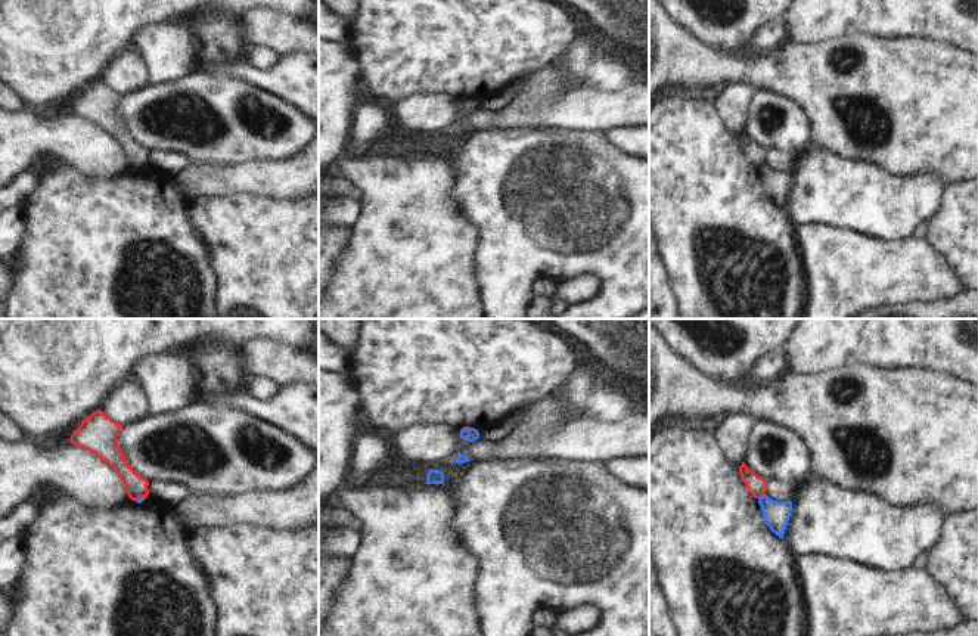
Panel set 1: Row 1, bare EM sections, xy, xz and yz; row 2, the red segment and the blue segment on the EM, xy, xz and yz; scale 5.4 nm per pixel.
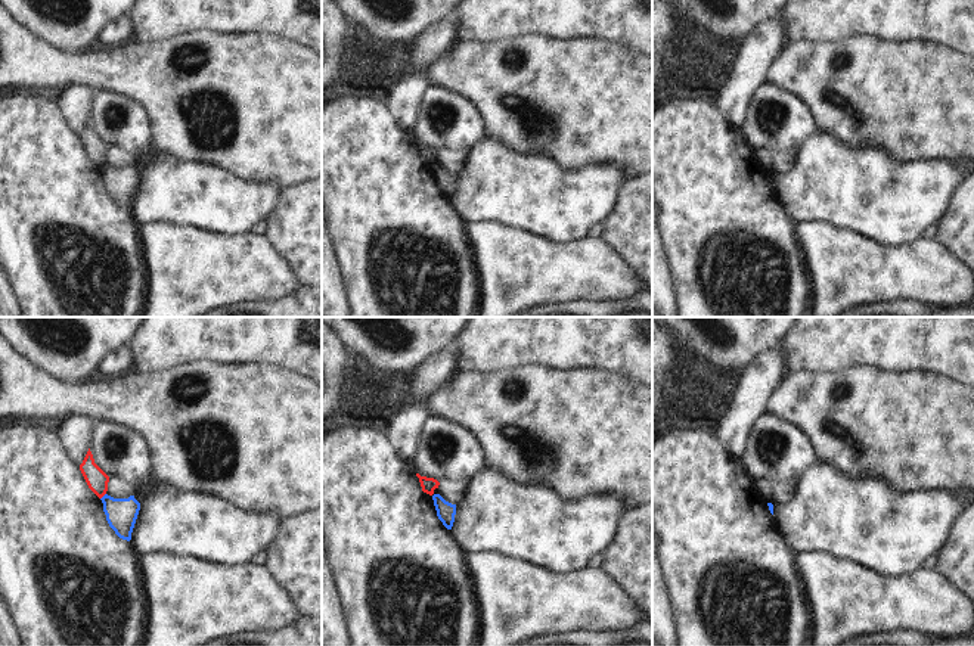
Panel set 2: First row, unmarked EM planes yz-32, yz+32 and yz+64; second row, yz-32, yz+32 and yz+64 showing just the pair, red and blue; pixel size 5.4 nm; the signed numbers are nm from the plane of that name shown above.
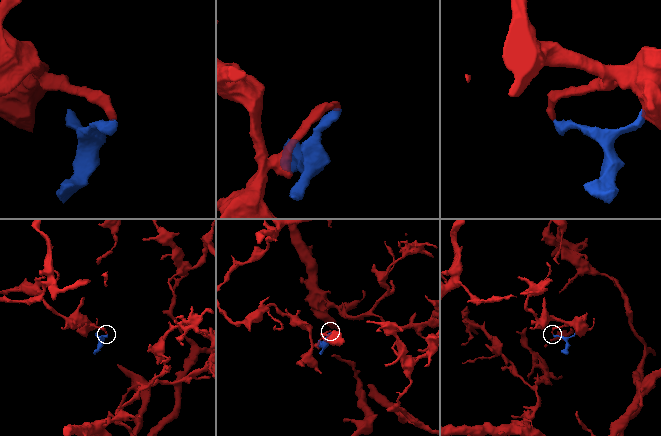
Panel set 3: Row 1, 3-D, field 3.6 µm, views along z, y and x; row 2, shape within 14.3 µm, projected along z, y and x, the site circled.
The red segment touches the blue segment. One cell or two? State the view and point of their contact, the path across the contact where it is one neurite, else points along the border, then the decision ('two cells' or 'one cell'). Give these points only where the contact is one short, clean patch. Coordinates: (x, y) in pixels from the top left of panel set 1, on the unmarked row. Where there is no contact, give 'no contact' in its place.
contact yz (761, 164); border yz (764, 163), (758, 168); two cells

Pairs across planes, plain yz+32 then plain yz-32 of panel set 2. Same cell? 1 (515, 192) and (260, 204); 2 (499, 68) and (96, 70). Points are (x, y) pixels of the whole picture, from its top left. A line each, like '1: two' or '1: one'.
1: one
2: one

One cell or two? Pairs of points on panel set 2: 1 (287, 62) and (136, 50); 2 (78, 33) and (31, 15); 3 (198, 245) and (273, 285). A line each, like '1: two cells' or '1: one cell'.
1: one cell
2: one cell
3: one cell

